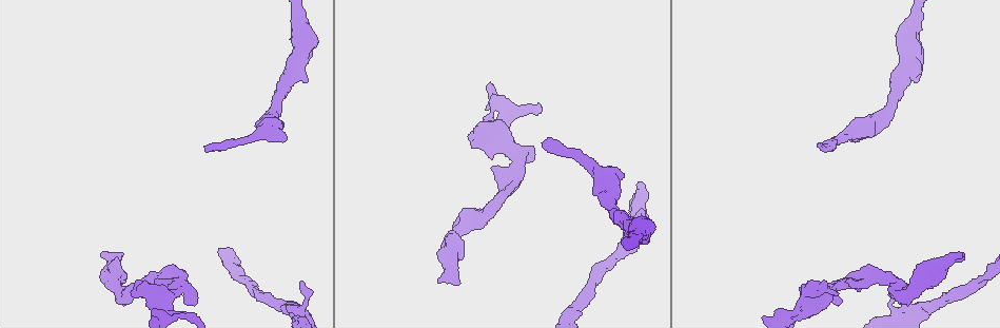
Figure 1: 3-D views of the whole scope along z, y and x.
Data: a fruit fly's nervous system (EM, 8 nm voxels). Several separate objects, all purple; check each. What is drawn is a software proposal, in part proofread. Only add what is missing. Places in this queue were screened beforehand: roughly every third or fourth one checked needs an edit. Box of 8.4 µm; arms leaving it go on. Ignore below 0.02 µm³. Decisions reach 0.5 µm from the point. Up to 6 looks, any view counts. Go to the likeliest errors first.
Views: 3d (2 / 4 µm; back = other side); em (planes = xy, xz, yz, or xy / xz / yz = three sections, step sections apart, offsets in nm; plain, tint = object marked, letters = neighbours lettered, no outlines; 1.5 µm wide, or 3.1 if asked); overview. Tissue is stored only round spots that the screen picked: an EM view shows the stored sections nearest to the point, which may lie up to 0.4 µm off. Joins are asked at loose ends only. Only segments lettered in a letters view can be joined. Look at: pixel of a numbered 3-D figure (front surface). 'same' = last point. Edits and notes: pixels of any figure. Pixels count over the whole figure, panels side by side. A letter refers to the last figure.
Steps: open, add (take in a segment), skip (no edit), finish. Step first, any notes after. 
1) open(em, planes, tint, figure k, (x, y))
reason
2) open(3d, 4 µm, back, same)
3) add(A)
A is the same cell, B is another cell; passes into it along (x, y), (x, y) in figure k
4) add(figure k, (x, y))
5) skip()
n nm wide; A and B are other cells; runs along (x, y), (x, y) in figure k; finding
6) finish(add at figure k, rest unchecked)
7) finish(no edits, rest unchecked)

open(3d, 2 µm, figure 1, (457, 283))
end of a long branch

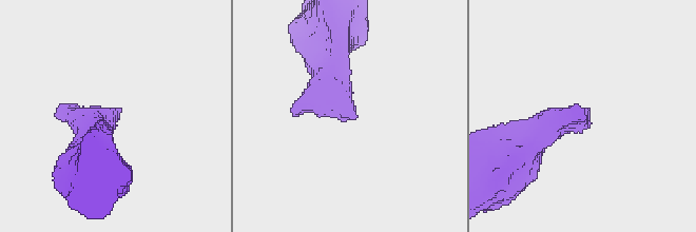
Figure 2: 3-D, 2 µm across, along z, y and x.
open(em, planes, letters, figure 2, (117, 109))
need the tissue

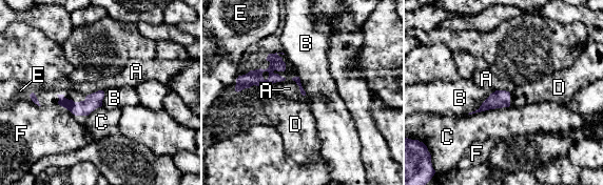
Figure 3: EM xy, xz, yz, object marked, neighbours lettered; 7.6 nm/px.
add(D)
D is the same cell, A, B, C, E and F are other cells; passes into it along (499, 99), (509, 99), (541, 90) in figure 3; it goes on there

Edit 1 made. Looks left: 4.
open(overview)
redraw

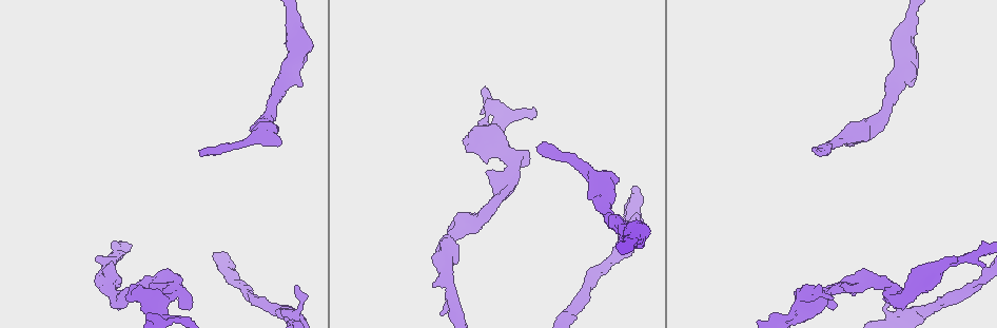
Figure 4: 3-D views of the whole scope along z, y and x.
open(em, planes, letters, figure 4, (296, 287))
tapers out

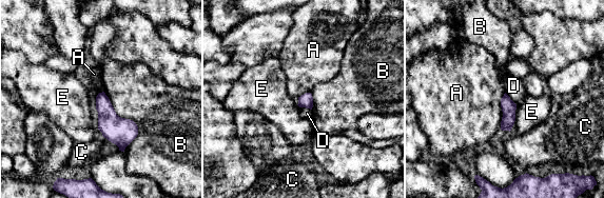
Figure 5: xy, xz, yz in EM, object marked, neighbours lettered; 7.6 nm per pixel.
skip()
110 nm wide; A, B, C, D and E are other cells; no lettered segment goes on from it

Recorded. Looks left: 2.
finish(add at figure 3, rest unchecked)

